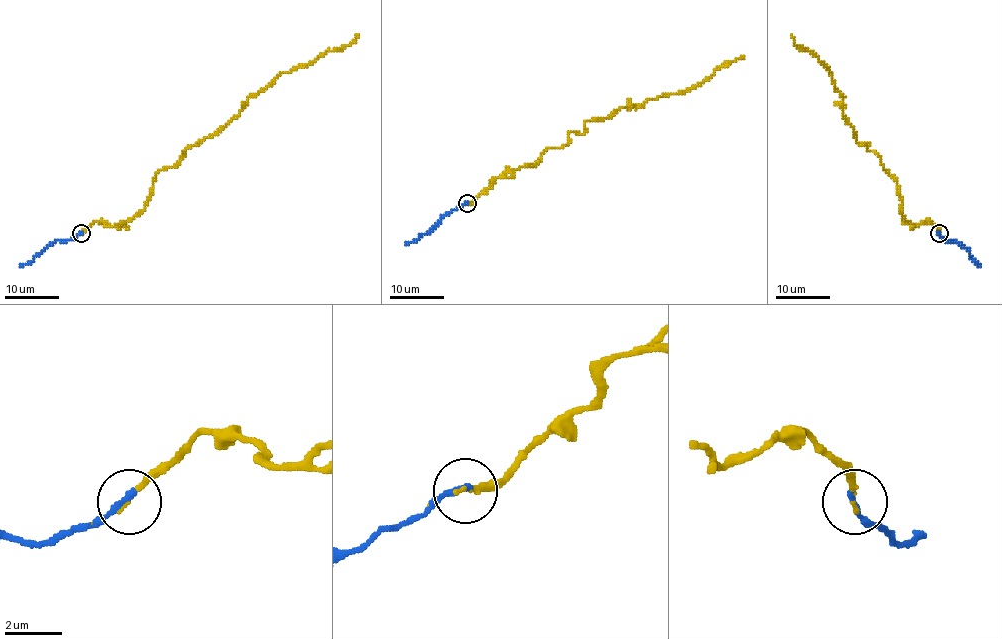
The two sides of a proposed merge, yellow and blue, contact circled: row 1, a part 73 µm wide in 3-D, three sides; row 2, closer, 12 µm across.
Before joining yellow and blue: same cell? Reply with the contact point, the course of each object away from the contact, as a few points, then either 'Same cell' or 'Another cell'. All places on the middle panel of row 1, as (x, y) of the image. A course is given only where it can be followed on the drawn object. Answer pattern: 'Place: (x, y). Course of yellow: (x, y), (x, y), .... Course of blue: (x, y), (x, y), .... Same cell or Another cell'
Place: (467, 203). Course of yellow: (467, 204), (495, 178), (562, 147), (570, 132), (582, 133), (586, 121), (679, 94), (743, 56). Course of blue: (466, 204), (451, 210), (429, 232), (406, 245). Same cell

